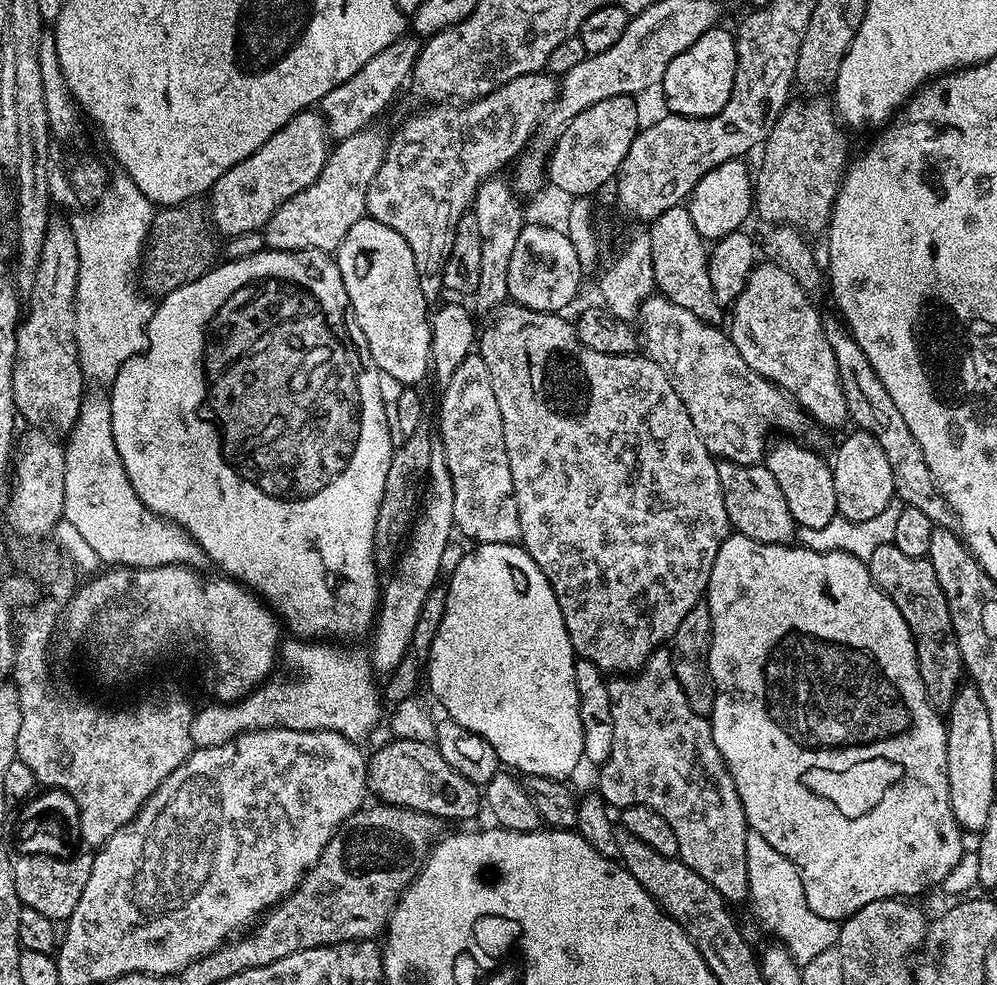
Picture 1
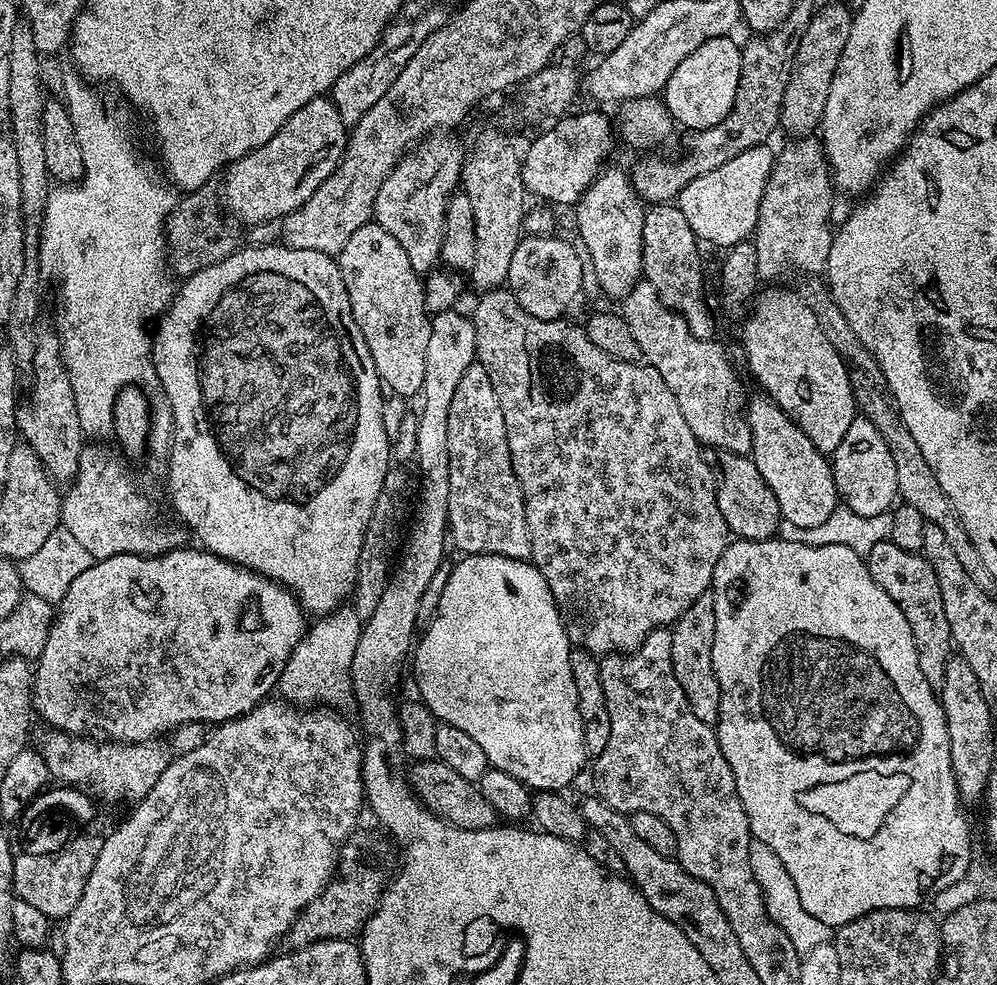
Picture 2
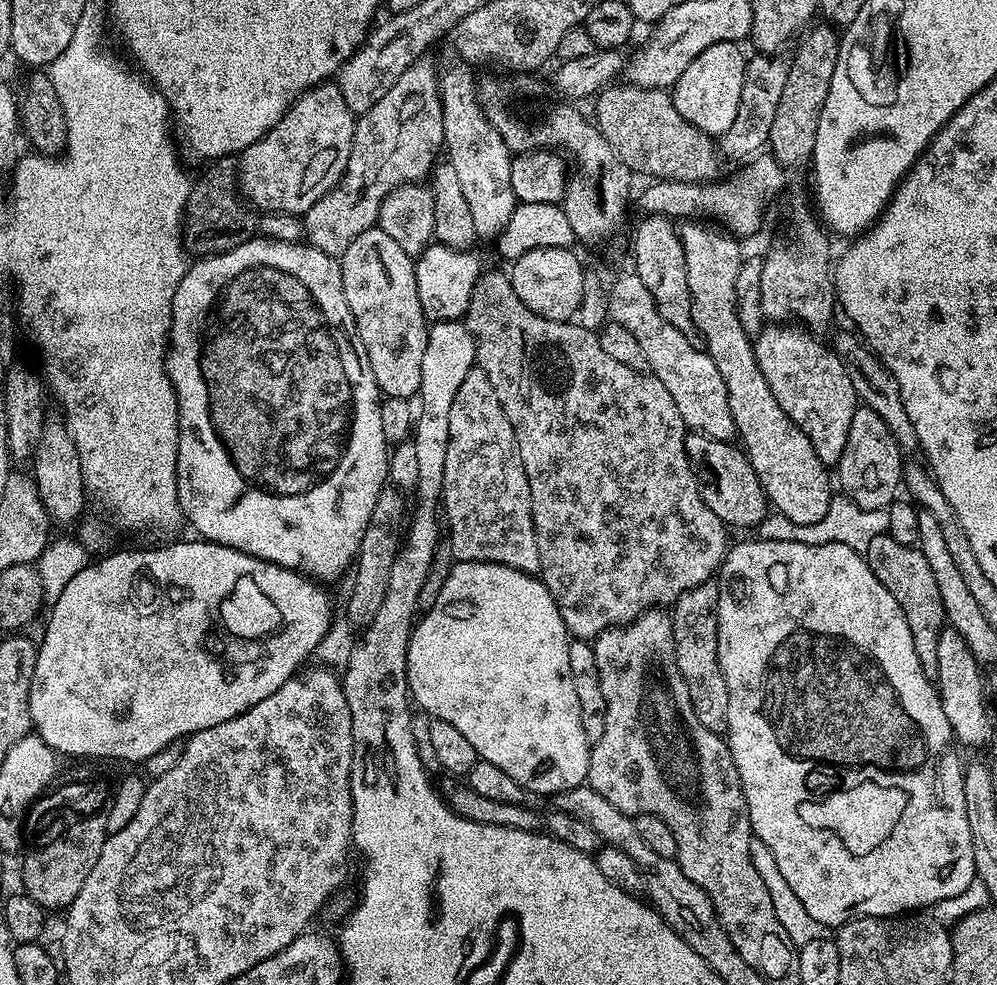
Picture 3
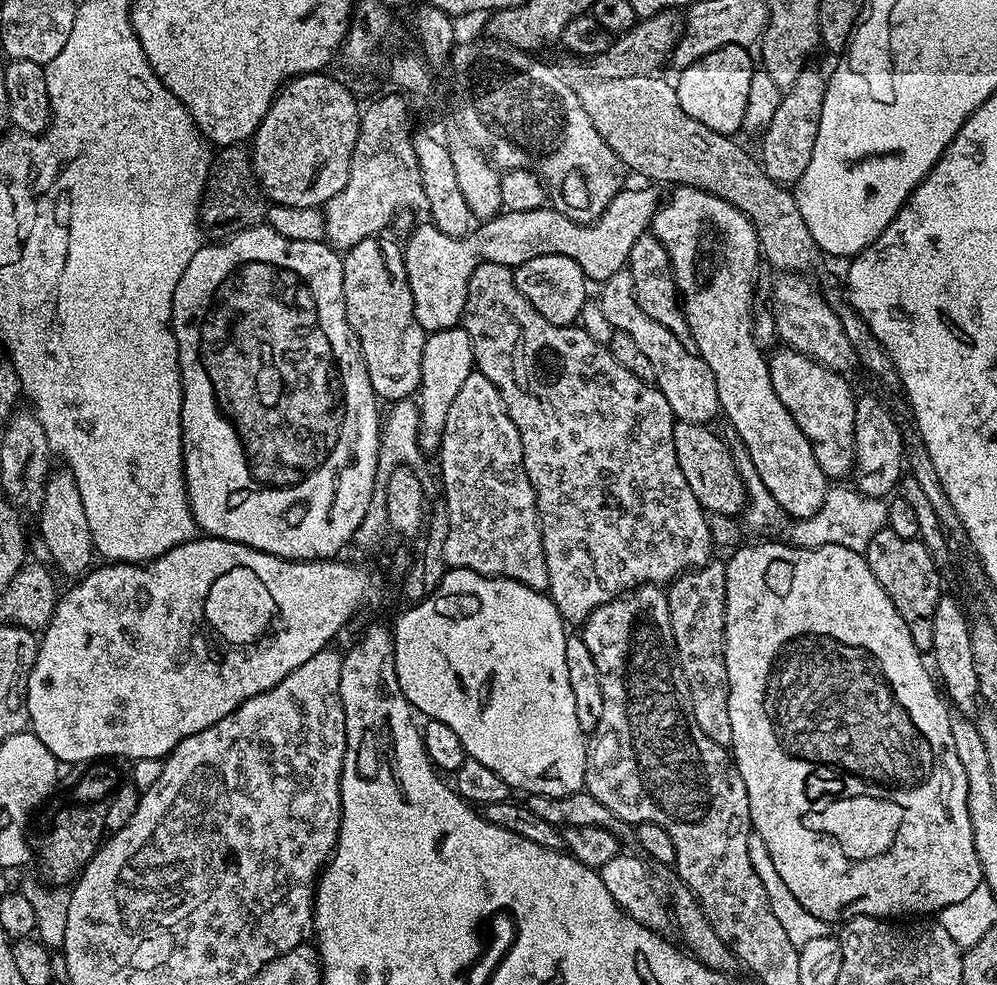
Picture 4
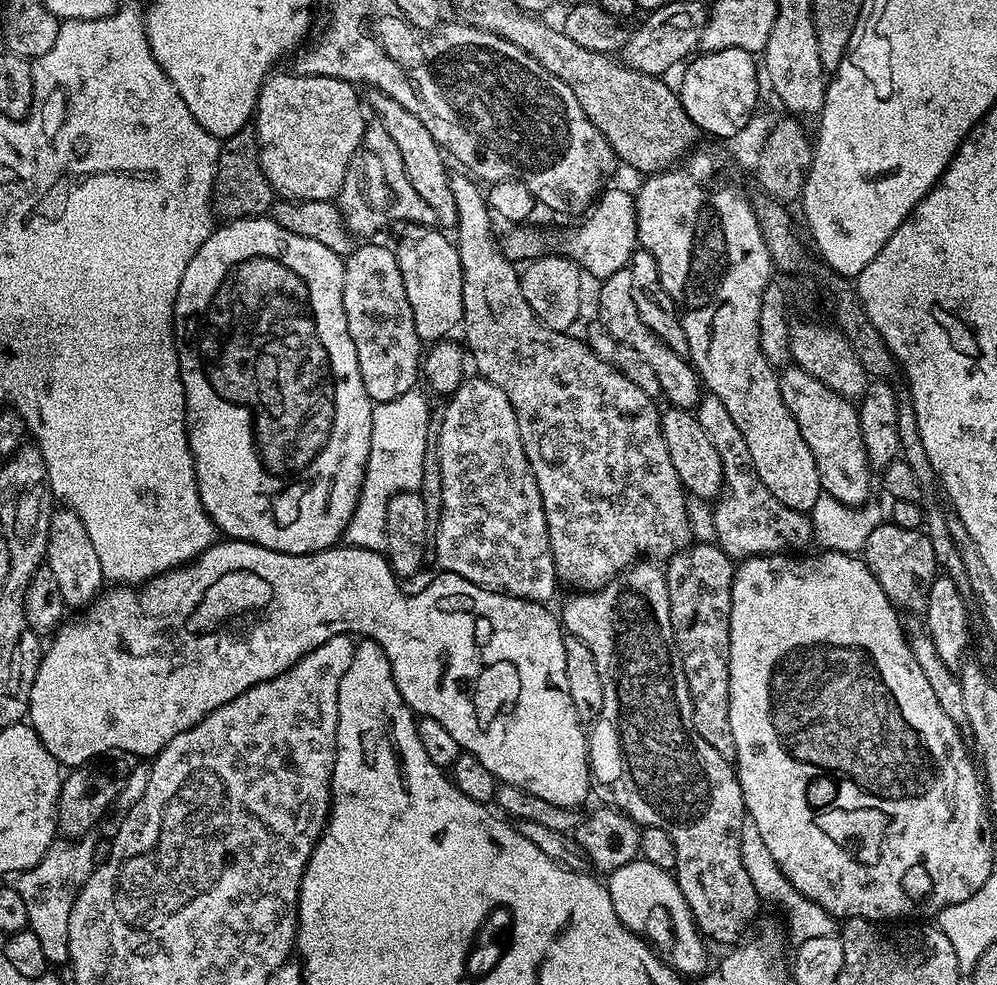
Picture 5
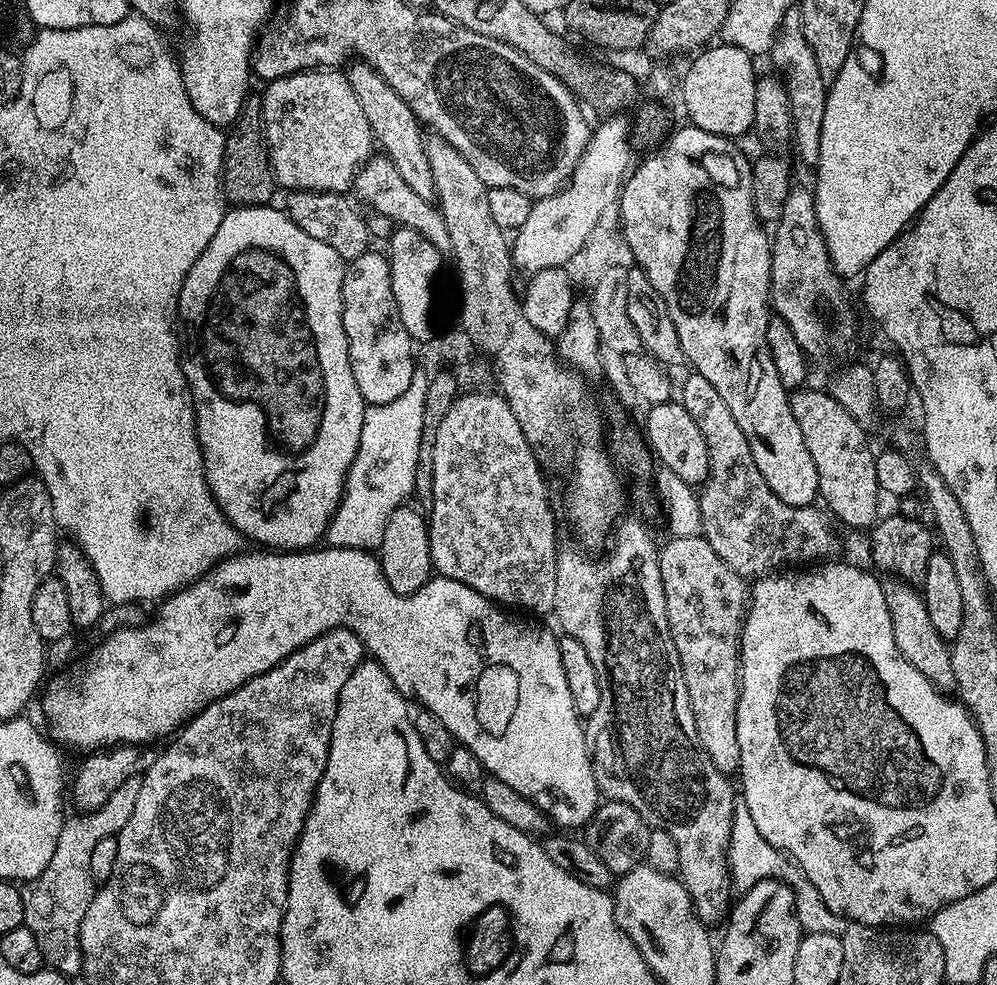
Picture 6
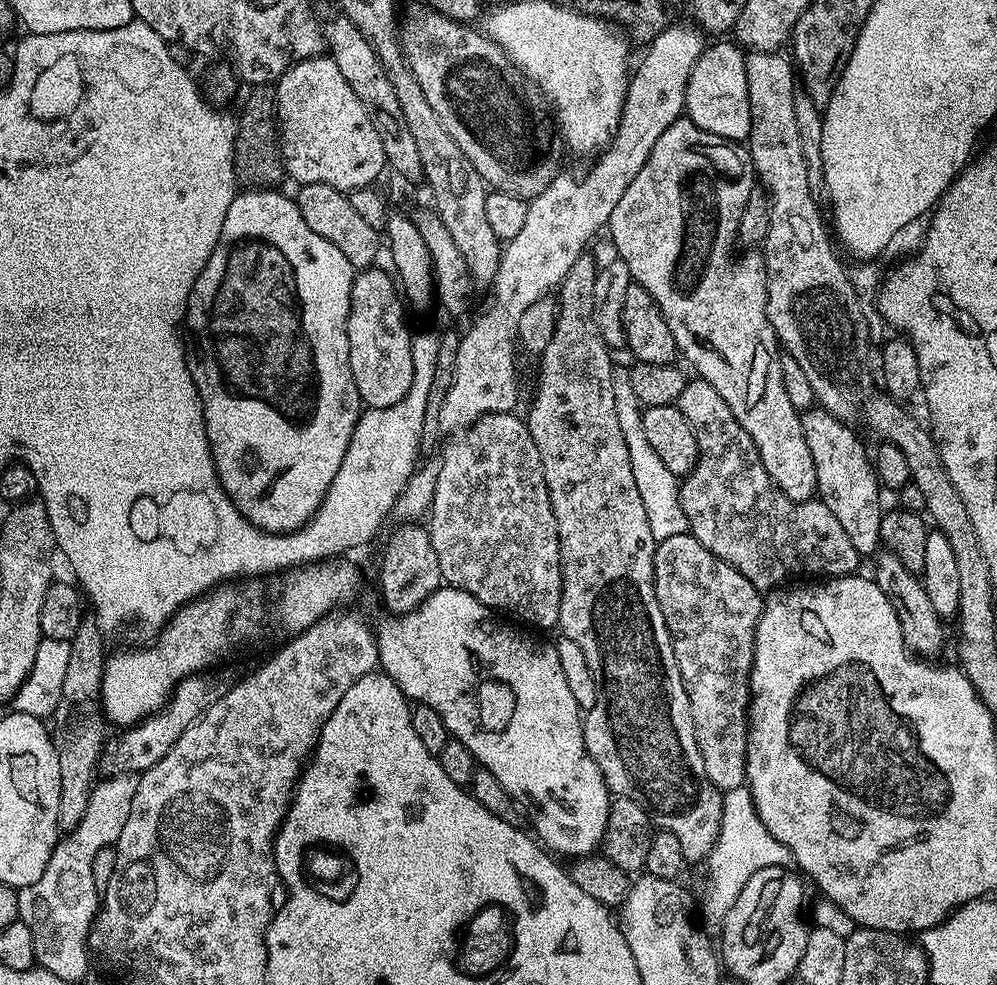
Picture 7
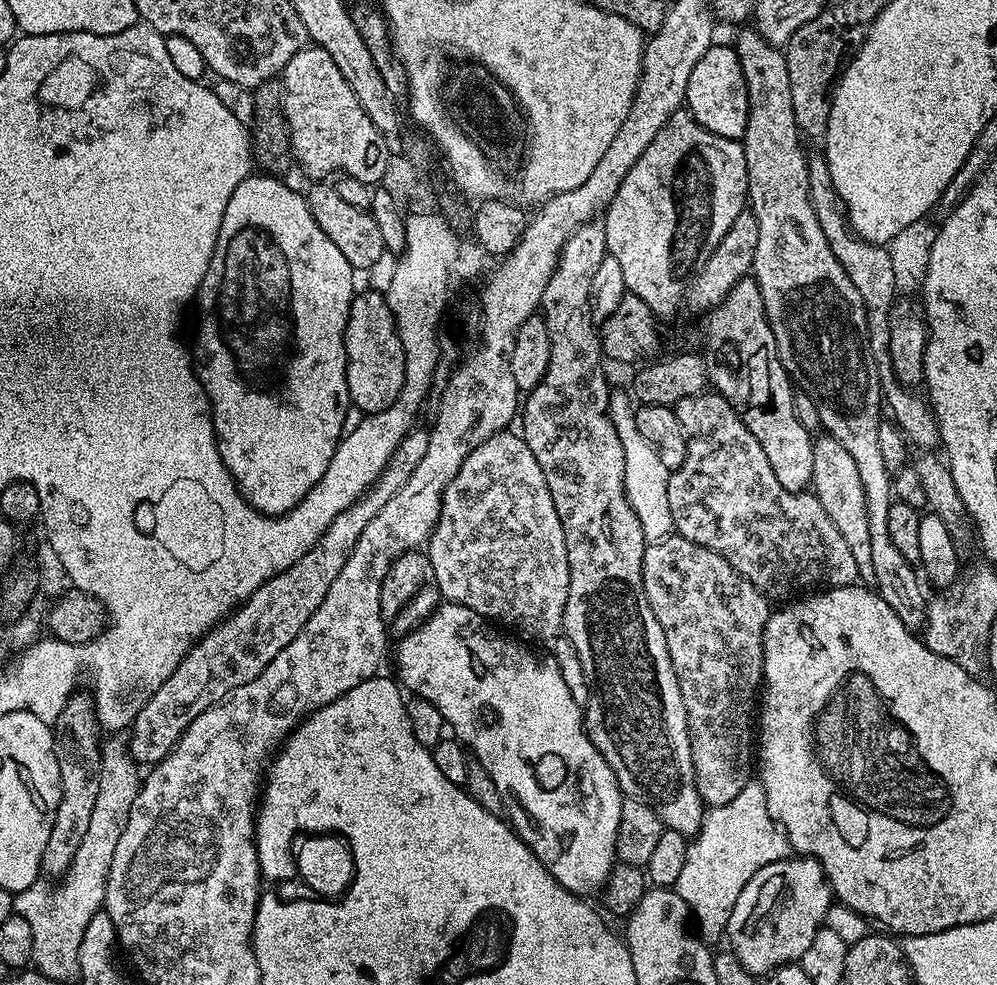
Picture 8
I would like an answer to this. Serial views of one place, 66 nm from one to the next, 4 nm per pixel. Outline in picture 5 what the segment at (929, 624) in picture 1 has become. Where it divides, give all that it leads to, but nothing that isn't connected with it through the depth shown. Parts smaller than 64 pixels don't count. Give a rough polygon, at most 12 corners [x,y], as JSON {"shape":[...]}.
{"shape":[[883,522],[862,559],[901,613],[922,614],[938,575],[921,529]]}

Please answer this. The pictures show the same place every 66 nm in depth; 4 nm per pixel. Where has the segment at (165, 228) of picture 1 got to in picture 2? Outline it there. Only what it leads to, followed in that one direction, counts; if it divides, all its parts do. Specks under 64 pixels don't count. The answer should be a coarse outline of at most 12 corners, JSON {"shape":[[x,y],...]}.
{"shape":[[209,182],[168,216],[166,255],[187,278],[230,258],[241,229]]}

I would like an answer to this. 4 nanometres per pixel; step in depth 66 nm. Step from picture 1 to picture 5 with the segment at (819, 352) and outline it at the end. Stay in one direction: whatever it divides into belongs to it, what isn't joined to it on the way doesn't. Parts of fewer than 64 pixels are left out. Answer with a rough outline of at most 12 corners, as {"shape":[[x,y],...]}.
{"shape":[[797,366],[779,377],[822,492],[869,499],[857,405]]}

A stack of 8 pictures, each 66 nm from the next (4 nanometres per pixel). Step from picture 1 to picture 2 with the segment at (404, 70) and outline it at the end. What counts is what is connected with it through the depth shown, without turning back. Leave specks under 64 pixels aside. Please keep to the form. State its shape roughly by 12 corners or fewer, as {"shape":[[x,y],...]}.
{"shape":[[443,8],[397,19],[330,99],[357,124],[444,25]]}

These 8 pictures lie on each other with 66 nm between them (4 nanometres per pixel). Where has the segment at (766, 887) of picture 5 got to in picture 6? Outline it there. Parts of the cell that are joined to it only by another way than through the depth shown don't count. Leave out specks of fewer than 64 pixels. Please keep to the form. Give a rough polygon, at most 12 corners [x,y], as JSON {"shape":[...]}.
{"shape":[[737,803],[728,871],[737,893],[780,880],[807,934],[840,936],[843,916]]}

